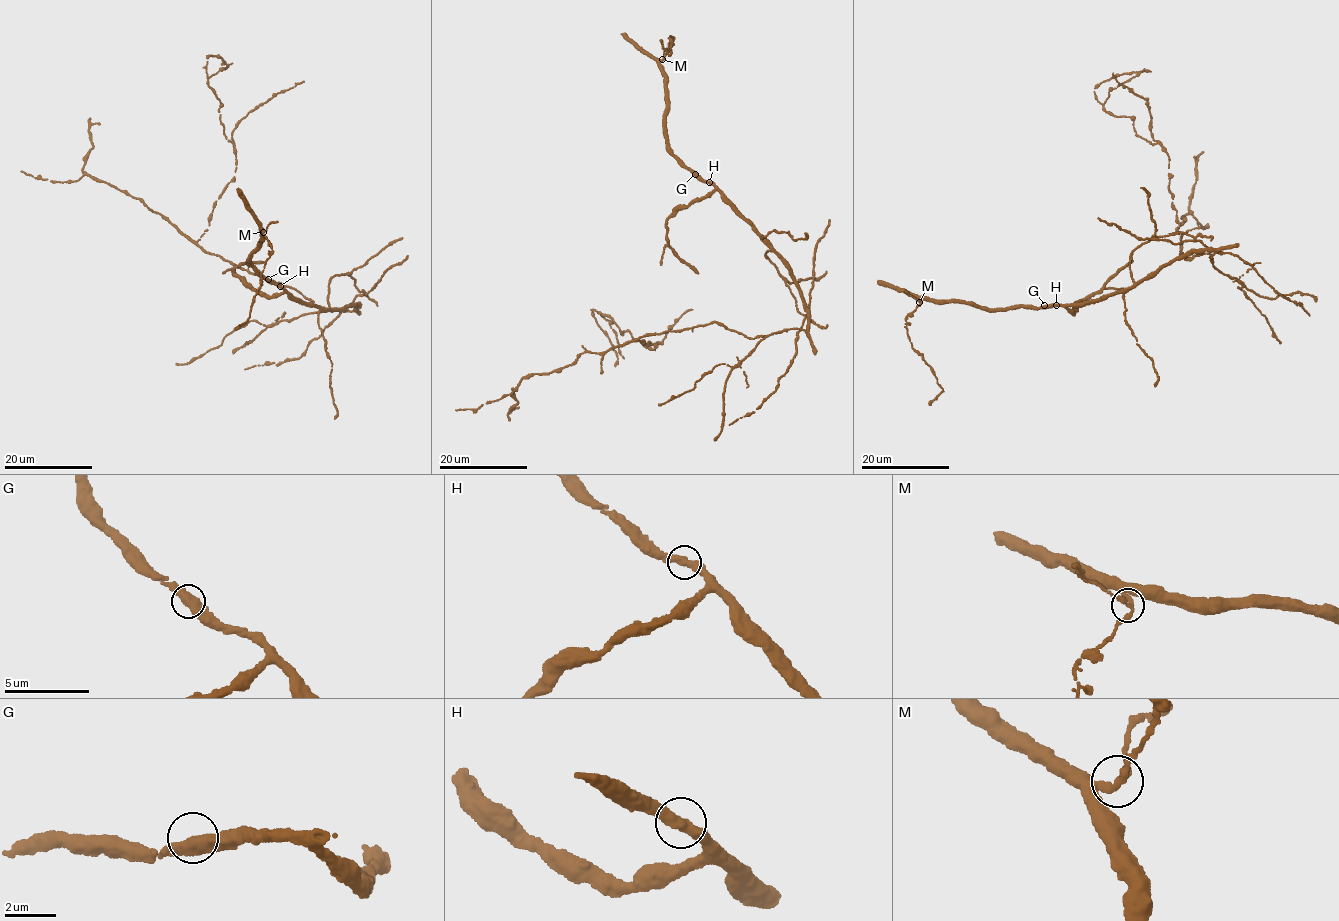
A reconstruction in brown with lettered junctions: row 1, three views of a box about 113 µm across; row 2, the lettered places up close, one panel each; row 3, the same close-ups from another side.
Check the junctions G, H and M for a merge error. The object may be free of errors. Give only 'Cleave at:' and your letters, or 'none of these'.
Cleave at: none of these

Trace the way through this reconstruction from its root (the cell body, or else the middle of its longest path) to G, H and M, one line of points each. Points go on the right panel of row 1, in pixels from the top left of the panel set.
G: (1212, 259), (1214, 251), (1186, 252), (1124, 290), (1063, 306), (1044, 305)
H: (1212, 259), (1214, 251), (1186, 252), (1124, 290), (1078, 303), (1056, 304)
M: (1212, 259), (1214, 251), (1186, 252), (1131, 287), (1063, 306), (996, 309), (974, 303), (921, 298), (919, 302)

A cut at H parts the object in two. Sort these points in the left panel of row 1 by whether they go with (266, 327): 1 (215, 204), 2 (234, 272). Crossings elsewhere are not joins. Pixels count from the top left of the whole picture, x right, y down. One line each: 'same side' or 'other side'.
1: same side
2: same side

